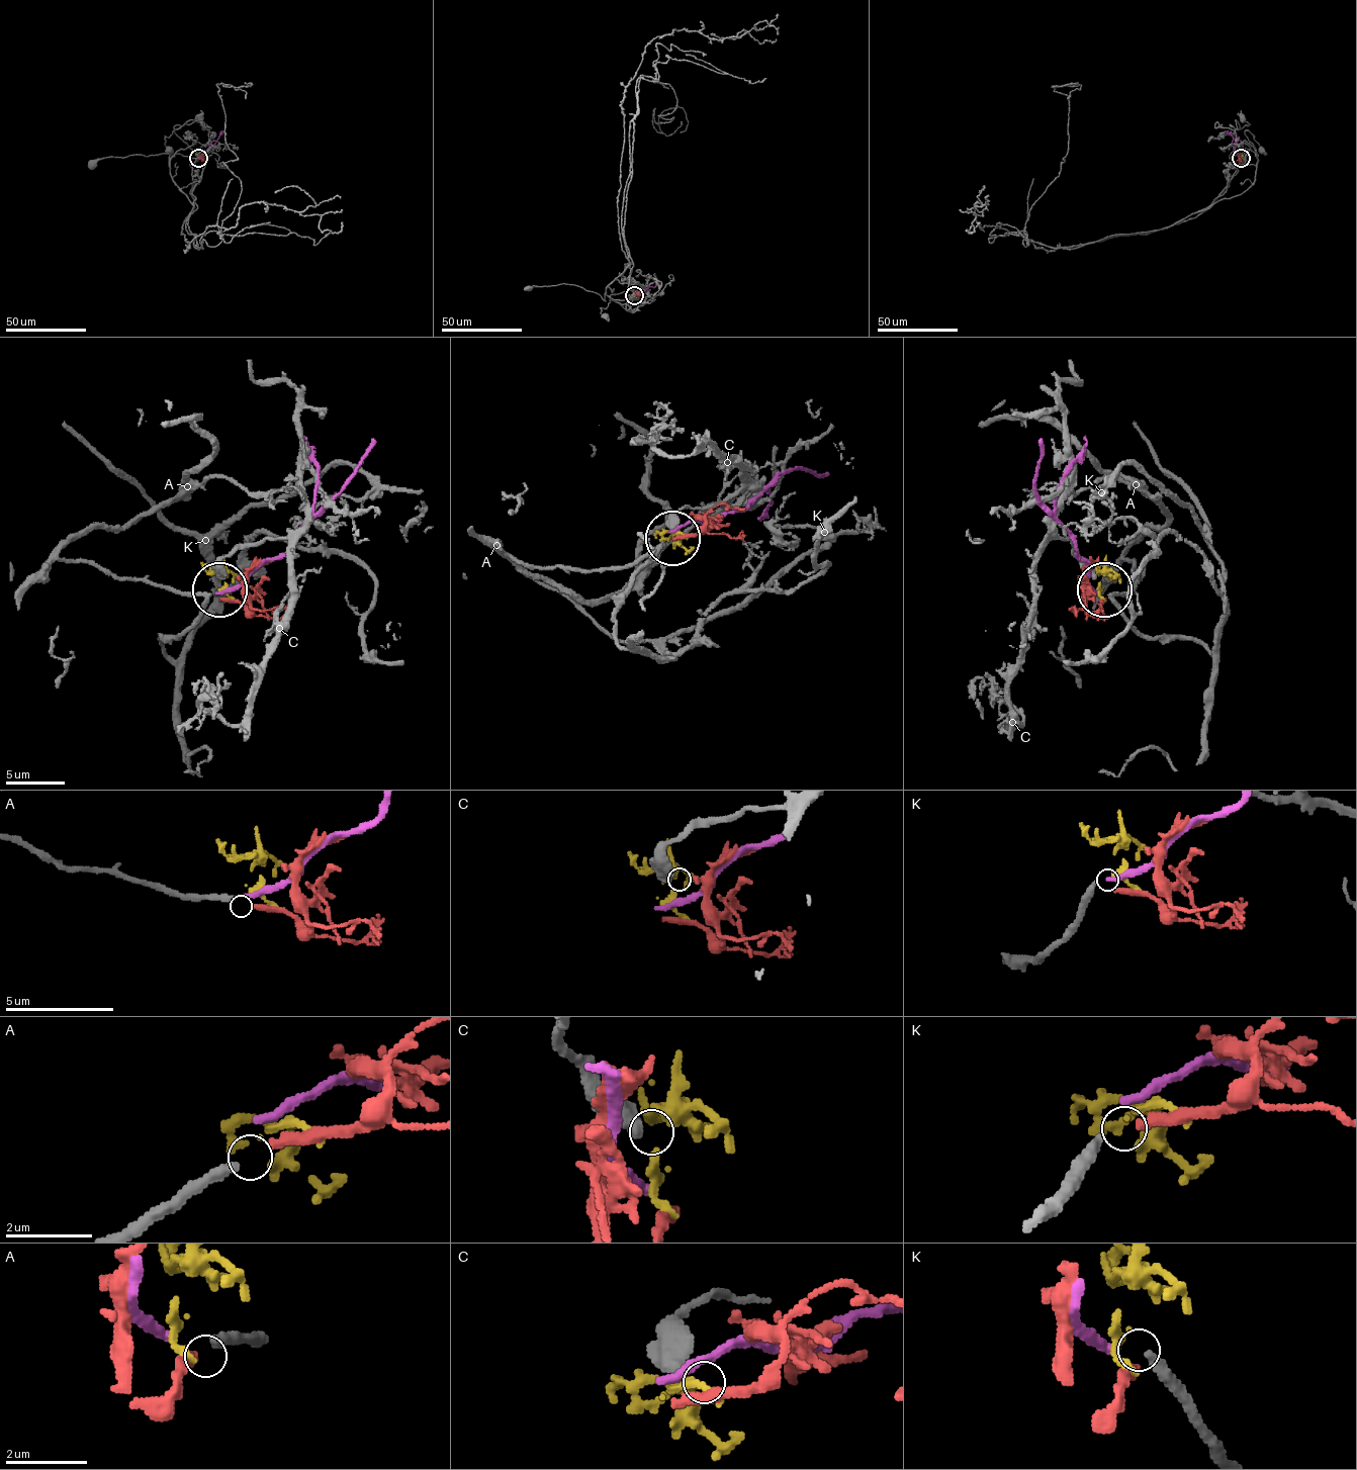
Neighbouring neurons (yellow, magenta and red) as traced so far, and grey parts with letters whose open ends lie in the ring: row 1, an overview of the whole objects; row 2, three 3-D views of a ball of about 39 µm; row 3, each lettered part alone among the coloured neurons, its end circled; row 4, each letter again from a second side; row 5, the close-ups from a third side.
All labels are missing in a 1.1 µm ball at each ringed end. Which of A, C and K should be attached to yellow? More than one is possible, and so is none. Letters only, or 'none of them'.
none of them

